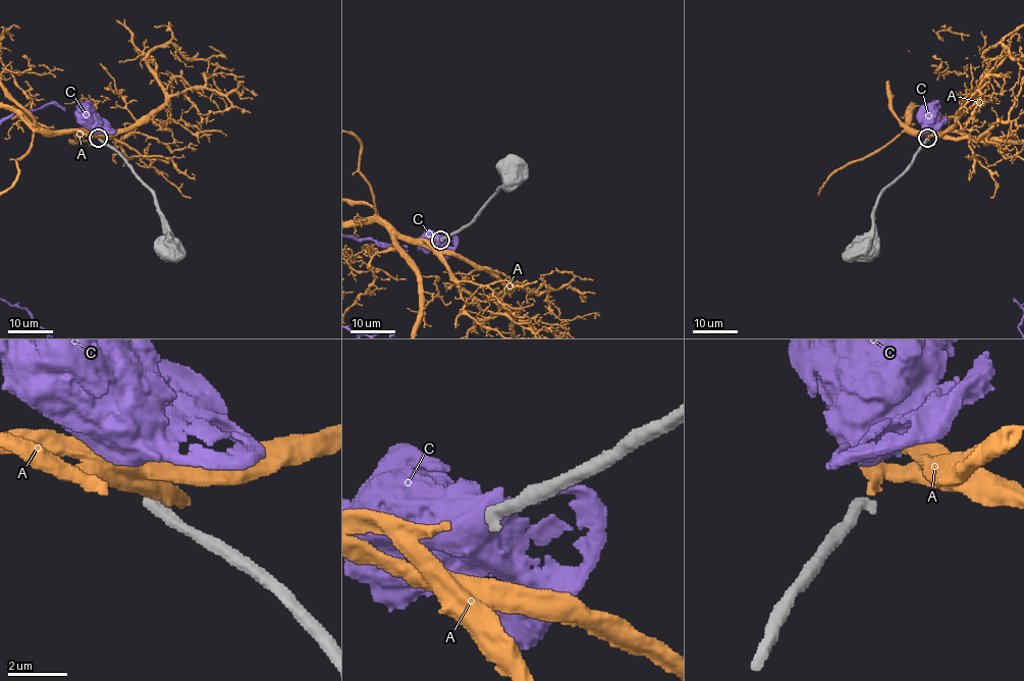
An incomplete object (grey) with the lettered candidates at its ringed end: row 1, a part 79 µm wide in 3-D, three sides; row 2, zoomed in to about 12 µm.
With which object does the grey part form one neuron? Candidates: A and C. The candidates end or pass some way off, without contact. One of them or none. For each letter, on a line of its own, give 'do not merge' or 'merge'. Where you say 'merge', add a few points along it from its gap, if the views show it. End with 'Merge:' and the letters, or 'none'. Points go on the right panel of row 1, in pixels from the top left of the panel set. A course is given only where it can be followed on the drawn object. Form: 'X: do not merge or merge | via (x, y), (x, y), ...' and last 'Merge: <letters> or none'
A: merge
C: do not merge
Merge: A

